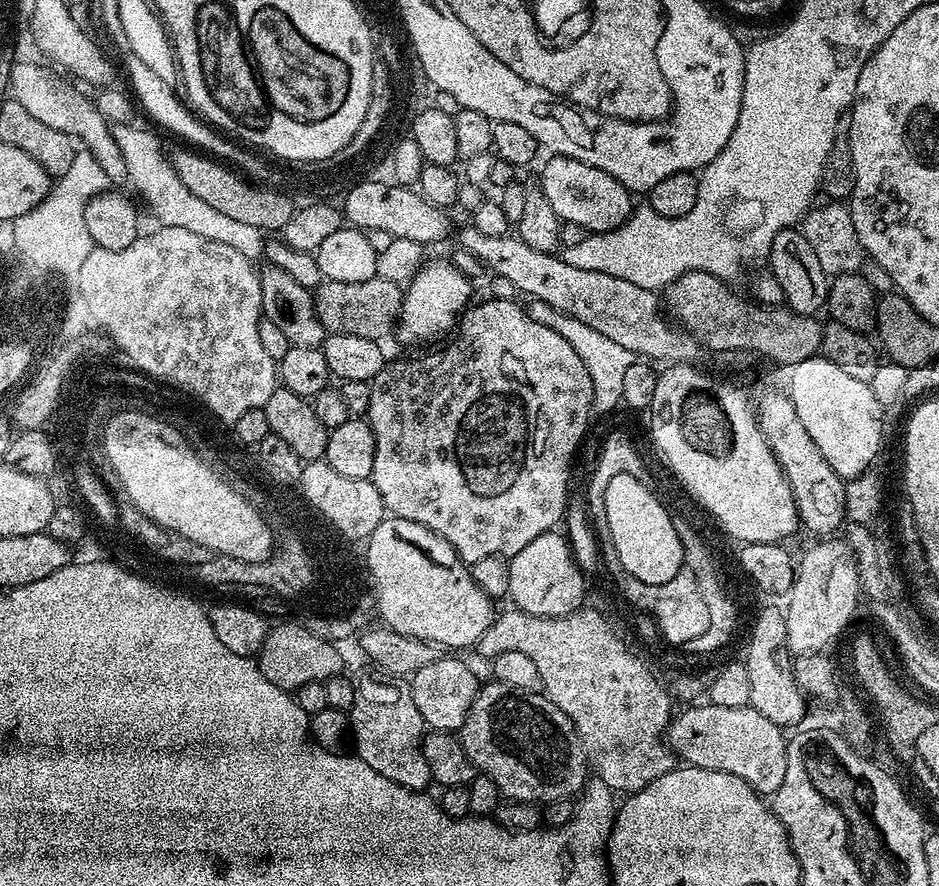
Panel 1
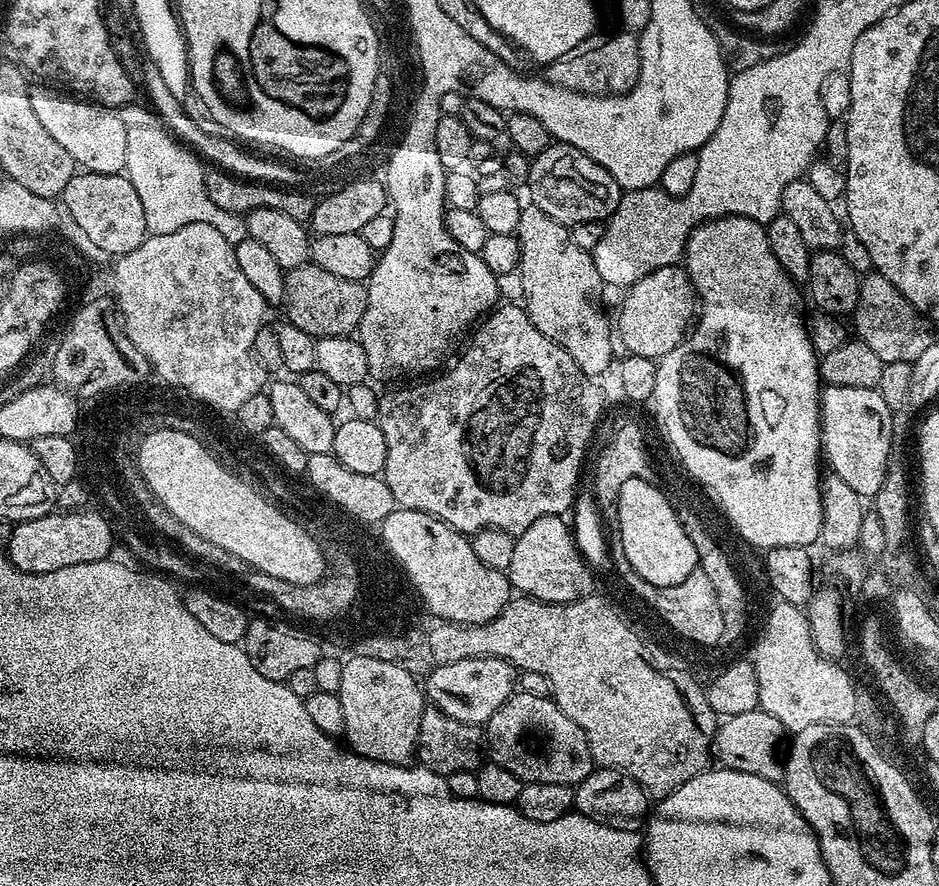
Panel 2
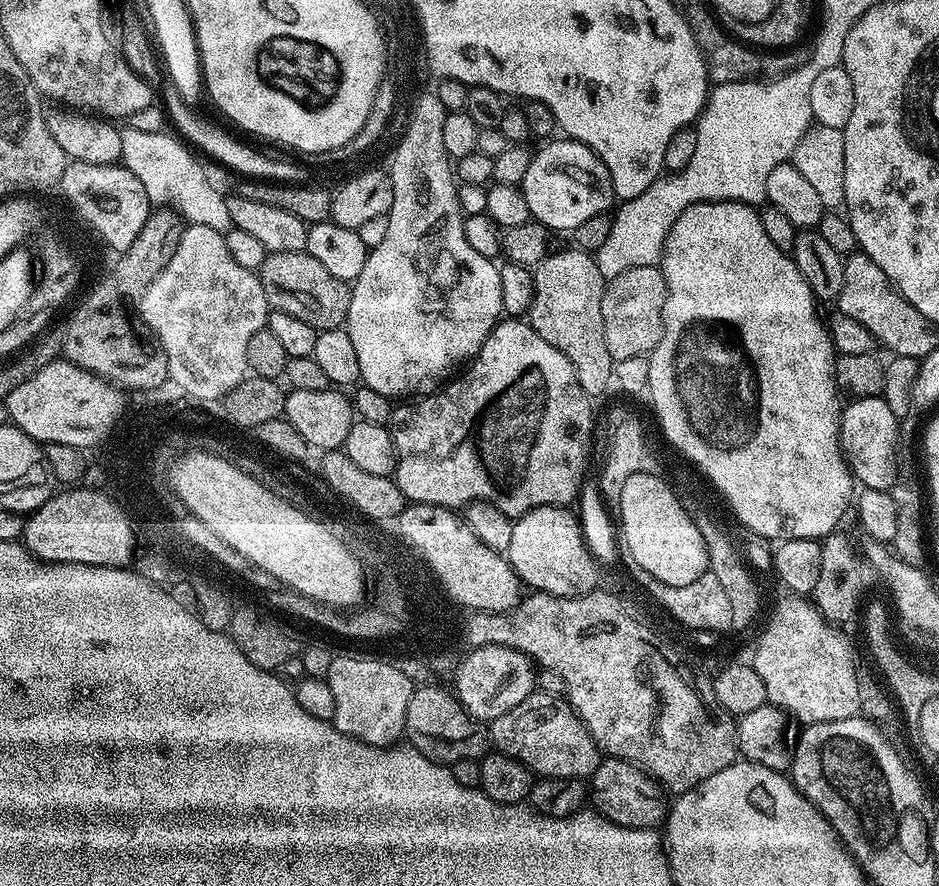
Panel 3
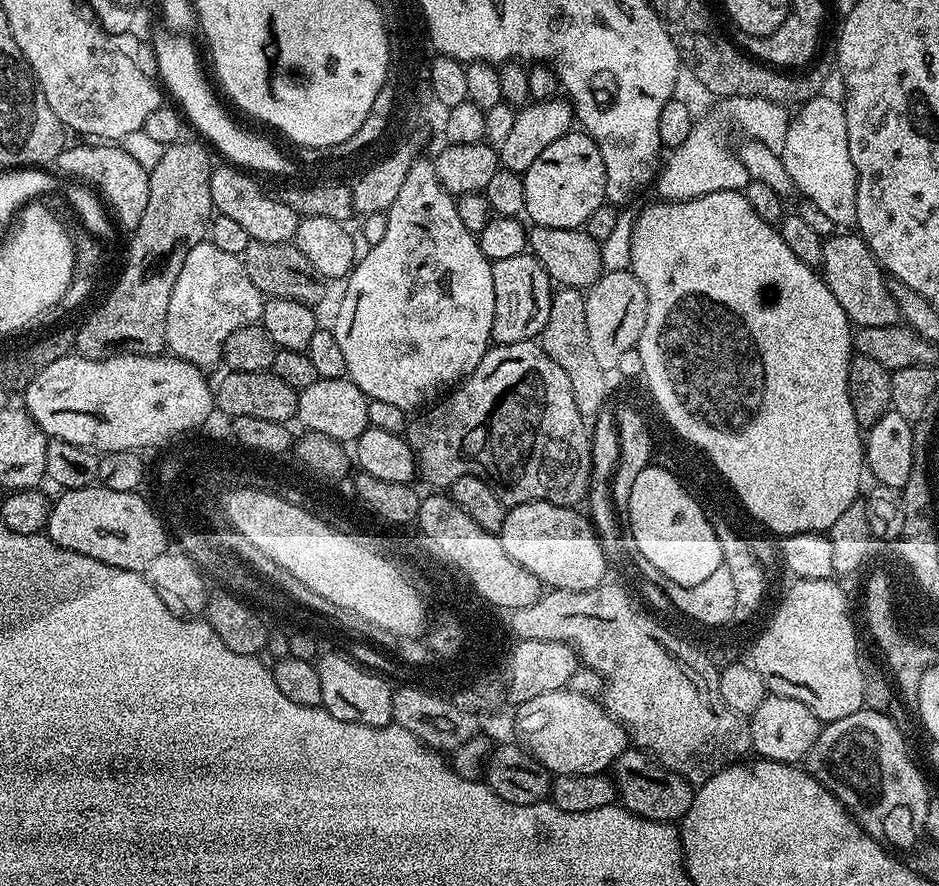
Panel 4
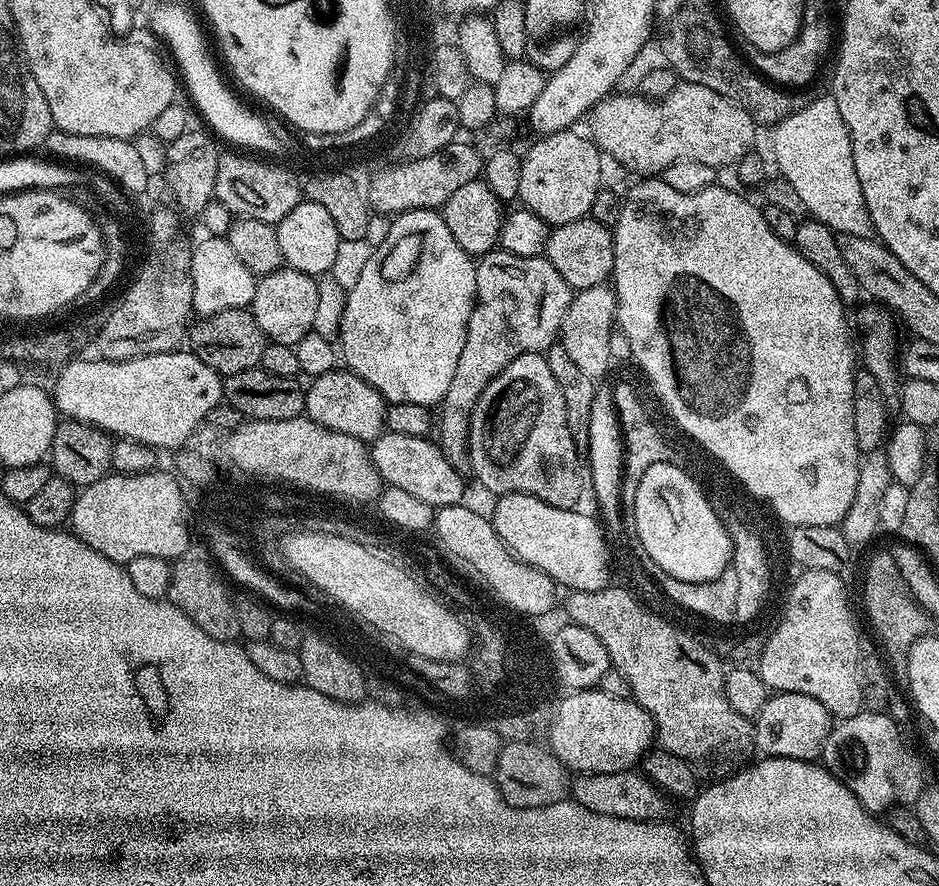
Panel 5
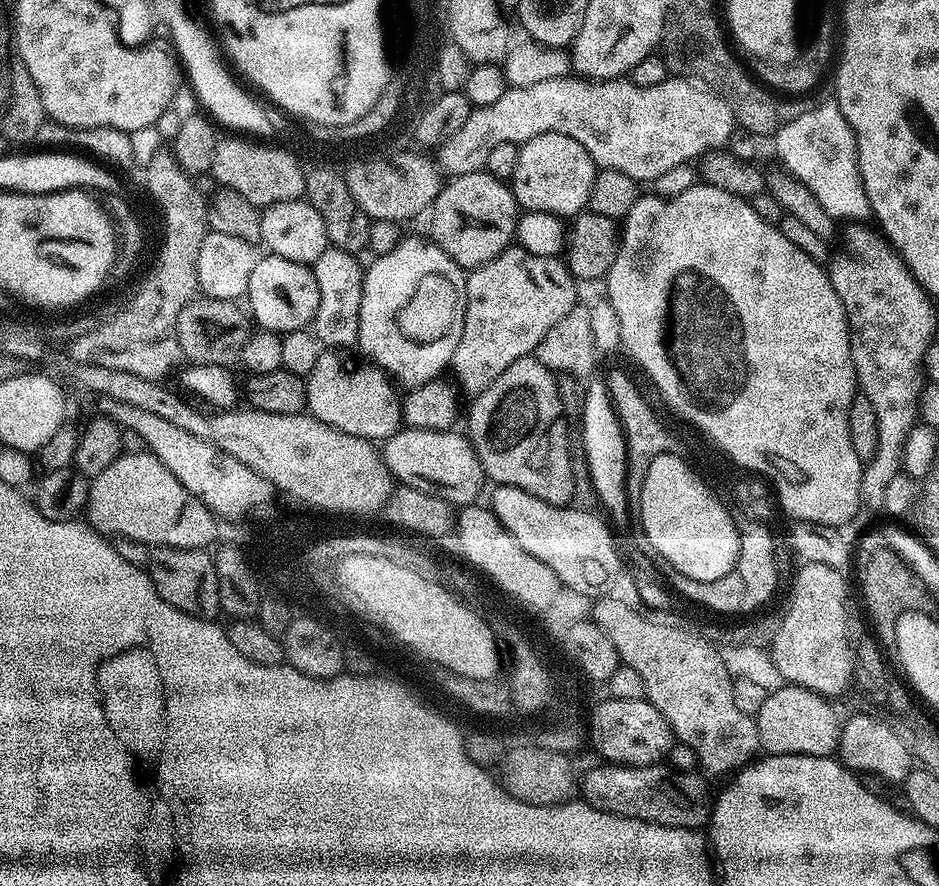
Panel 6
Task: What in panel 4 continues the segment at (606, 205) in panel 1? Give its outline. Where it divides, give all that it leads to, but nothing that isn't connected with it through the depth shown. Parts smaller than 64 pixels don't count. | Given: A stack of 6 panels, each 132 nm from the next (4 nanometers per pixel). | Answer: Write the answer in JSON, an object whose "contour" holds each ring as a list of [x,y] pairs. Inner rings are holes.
{"contour":[[[569,130],[558,142],[550,142],[534,158],[534,166],[522,175],[526,190],[524,210],[537,228],[581,227],[598,206],[606,203],[606,166],[596,141],[583,130]]]}

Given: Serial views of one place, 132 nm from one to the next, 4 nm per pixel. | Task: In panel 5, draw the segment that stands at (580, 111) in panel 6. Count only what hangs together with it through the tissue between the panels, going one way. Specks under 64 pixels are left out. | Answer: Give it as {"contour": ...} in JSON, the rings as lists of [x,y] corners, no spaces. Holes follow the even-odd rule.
{"contour":[[[677,83],[674,91],[665,100],[653,102],[639,94],[616,96],[609,94],[596,105],[594,117],[600,127],[601,140],[598,147],[605,157],[613,156],[636,174],[660,174],[676,160],[697,160],[711,168],[723,169],[723,164],[736,166],[745,155],[753,151],[758,125],[745,108],[737,108],[733,100],[727,100],[706,86]]]}

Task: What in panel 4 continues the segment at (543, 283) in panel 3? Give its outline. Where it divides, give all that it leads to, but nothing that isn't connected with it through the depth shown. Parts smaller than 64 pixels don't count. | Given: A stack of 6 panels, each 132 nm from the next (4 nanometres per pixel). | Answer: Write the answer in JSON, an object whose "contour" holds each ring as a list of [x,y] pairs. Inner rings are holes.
{"contour":[[[559,289],[552,298],[550,317],[540,335],[540,345],[548,357],[567,374],[574,406],[585,427],[593,427],[605,407],[607,373],[604,373],[586,334],[583,295],[577,289]]]}

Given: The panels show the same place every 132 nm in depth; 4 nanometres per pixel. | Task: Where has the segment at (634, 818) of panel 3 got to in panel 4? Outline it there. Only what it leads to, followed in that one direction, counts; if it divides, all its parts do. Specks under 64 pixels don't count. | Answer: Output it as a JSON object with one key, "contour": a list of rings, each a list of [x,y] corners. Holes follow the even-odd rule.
{"contour":[[[635,746],[629,747],[627,752],[616,759],[614,779],[619,803],[644,820],[680,822],[692,805],[694,788],[690,781],[661,764],[655,756]]]}

